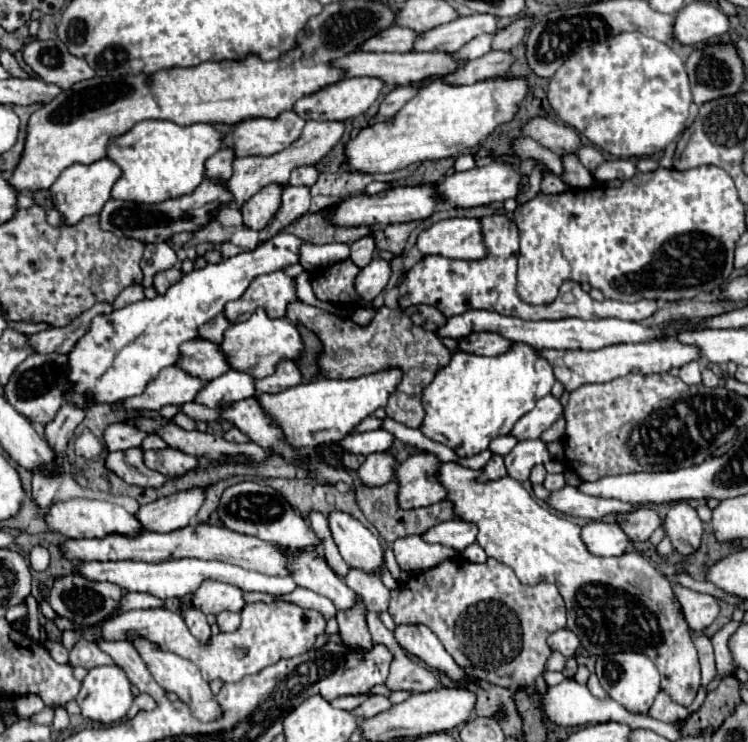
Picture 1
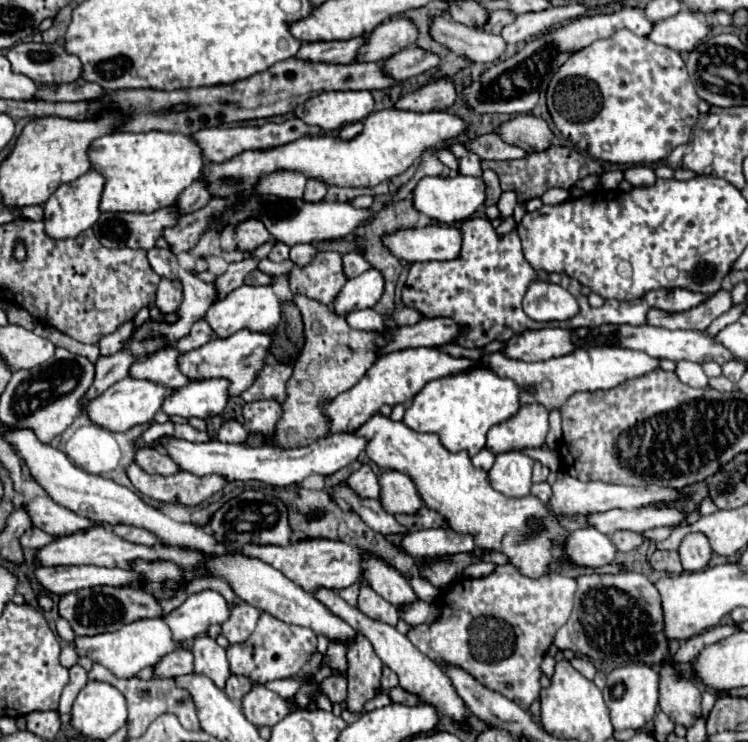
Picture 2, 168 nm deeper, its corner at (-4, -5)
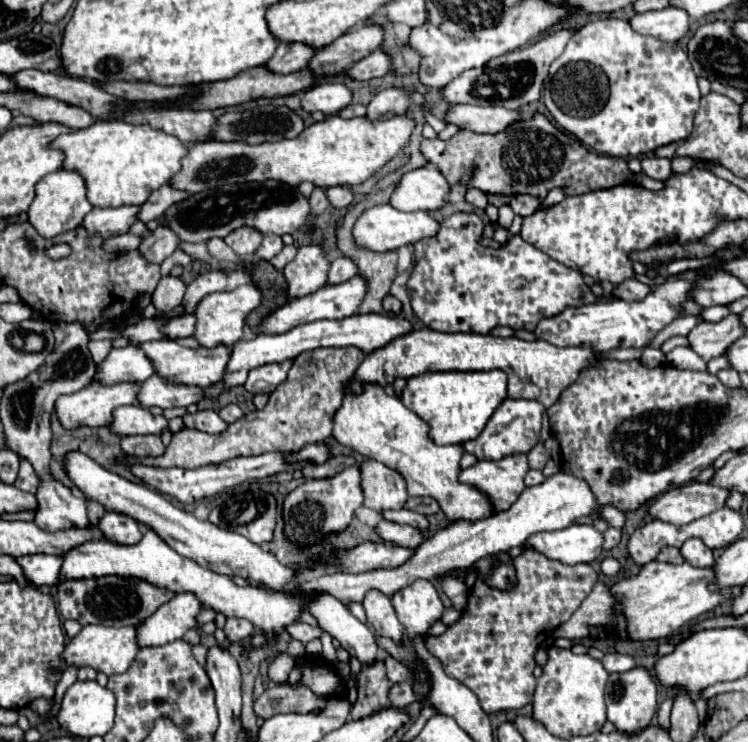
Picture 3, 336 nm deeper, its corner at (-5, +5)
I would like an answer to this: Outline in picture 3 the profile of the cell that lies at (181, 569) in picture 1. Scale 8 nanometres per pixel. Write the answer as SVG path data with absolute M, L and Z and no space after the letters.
M32 554L32 556L20 556L16 560L22 566L28 582L32 582L34 586L54 586L60 582L60 570L64 562L60 556Z

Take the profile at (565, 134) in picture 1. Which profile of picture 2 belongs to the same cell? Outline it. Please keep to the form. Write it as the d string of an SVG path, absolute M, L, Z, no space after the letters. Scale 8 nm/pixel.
M519 114L503 122L495 132L503 142L511 146L519 146L525 152L545 150L551 146L551 138L553 138L547 122L531 114Z

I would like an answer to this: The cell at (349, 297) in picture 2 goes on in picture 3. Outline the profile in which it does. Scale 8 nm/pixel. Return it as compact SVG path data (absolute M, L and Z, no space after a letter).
M356 274L350 280L340 282L340 284L326 284L320 290L316 290L314 294L308 294L304 298L296 298L290 304L278 308L274 314L266 316L264 322L260 324L260 330L266 332L266 334L280 334L284 330L290 330L290 328L306 324L306 322L314 322L314 320L322 320L322 318L346 318L346 316L352 316L352 314L358 312L366 290L368 290L368 282L360 274Z

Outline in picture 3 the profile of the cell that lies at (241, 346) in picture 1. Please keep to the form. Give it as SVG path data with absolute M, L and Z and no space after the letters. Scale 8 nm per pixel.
M160 340L160 342L144 342L144 350L152 354L152 362L160 366L160 374L164 374L164 378L176 378L176 382L192 382L204 388L224 380L226 364L230 360L230 348L224 344L218 344L214 348L206 348L206 346L186 348L174 340Z

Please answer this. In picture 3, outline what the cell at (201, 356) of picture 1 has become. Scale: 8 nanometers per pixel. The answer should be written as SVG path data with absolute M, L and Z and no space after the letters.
M126 346L126 348L114 348L102 364L98 364L96 378L104 378L104 382L144 382L152 374L156 374L156 368L152 360L146 356L146 352L140 346Z

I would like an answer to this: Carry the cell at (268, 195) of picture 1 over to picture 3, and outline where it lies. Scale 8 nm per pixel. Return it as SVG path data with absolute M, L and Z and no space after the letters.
M242 226L238 230L234 230L232 234L228 234L224 240L234 248L234 252L242 258L250 258L254 256L256 248L260 246L264 234L252 226Z

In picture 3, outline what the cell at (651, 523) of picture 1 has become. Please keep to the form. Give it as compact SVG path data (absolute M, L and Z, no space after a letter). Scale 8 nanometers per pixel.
M608 528L604 532L604 550L614 548L620 542L620 538L622 538L622 530L620 528Z

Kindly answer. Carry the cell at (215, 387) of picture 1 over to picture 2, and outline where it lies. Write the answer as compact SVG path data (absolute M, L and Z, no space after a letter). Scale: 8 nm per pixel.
M201 380L187 384L187 388L175 388L175 396L167 396L161 410L167 416L183 418L217 416L227 404L227 386L227 380Z

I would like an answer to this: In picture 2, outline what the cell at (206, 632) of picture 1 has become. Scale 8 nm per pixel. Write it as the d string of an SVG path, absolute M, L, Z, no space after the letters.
M203 634L195 638L193 656L195 656L195 672L213 680L217 688L225 688L225 682L231 676L225 648L217 646L213 638Z

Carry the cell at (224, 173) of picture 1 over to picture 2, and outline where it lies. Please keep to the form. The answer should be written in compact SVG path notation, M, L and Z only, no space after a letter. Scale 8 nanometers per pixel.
M195 180L191 186L187 186L179 194L179 200L175 204L179 204L179 212L187 214L187 212L195 212L195 210L203 208L207 202L209 202L207 184L203 180Z

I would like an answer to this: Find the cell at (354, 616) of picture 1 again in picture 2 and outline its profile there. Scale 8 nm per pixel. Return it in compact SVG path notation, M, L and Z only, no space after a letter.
M357 636L353 644L347 646L349 660L349 694L347 694L347 710L353 714L361 714L367 700L373 700L381 690L381 660L375 656L369 640Z

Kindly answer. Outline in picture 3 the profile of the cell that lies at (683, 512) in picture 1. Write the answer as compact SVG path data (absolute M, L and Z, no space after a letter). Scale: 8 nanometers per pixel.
M690 538L684 542L684 546L680 548L684 560L692 566L712 566L712 550L700 540L700 538Z

